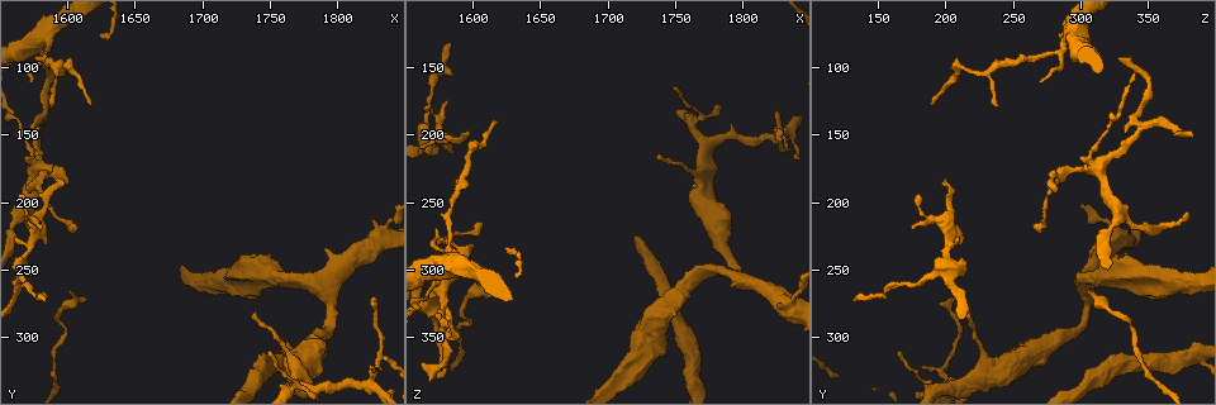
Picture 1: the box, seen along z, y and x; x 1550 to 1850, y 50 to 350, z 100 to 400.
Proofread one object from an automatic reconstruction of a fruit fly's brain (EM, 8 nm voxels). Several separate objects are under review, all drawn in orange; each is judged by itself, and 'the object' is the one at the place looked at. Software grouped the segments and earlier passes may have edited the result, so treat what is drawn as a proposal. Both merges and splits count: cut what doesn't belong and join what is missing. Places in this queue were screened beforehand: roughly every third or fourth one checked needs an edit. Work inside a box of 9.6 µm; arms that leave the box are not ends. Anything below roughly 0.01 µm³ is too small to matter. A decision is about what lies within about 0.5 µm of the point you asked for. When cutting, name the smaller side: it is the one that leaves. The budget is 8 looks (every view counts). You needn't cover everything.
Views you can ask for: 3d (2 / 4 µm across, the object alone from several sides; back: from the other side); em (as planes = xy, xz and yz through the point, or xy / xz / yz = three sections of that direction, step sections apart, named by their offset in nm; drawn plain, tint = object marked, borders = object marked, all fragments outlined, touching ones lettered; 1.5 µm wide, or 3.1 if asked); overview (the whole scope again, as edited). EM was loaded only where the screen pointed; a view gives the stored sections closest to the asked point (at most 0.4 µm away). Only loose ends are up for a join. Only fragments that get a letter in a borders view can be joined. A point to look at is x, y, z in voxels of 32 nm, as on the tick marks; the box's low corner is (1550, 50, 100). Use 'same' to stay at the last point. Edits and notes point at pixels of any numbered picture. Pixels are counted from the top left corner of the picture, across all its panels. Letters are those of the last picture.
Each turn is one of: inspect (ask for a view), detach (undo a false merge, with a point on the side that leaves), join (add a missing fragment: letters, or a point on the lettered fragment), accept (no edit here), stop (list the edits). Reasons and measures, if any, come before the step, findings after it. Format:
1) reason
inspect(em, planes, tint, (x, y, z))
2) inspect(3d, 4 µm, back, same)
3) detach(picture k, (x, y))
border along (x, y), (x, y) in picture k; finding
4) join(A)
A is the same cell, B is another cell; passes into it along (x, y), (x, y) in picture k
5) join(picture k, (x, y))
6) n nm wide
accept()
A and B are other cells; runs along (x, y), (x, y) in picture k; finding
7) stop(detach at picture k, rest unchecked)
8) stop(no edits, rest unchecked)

calibre changes
inspect(em, yz, step 4, borders, (1766, 314, 388))

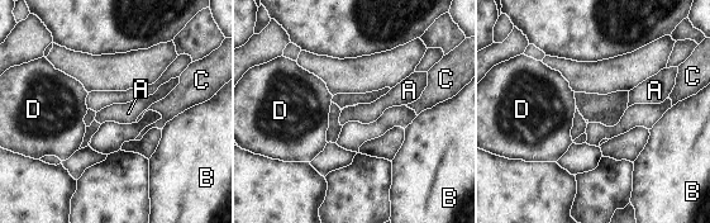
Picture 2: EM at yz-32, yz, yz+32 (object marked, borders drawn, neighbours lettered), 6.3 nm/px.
inspect(em, planes, borders, same)

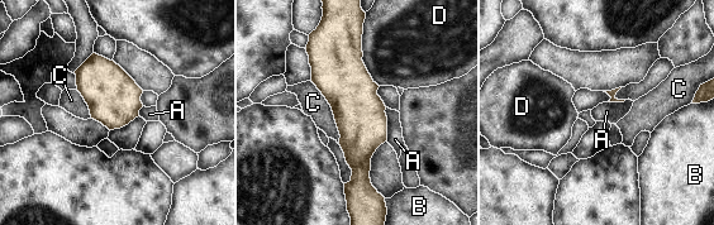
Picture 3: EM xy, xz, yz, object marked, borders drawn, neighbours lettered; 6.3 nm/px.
320 nm wide
accept()
A, B, C and D are other cells; runs along (351, 36), (363, 187) in picture 3; one cell here

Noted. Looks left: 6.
tapers out
inspect(3d, 2 µm, (1570, 206, 380))

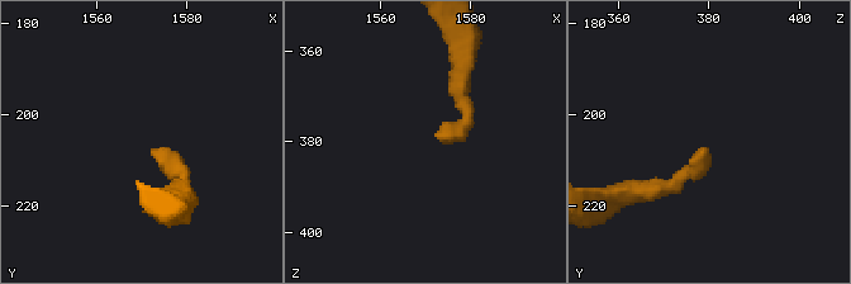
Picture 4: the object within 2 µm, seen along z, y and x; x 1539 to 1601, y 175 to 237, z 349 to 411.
need the tissue
inspect(em, xy, step 8, borders, (1572, 208, 378))

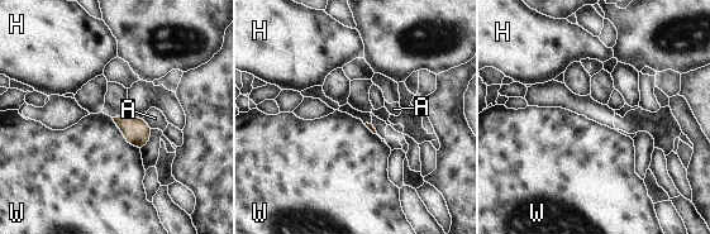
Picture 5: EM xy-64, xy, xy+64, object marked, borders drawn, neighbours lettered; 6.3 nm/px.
inspect(em, planes, borders, same)

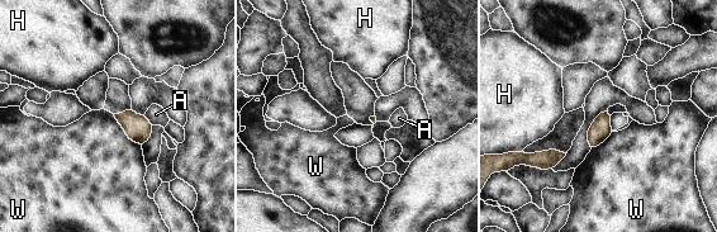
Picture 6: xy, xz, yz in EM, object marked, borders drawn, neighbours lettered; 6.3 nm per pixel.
W touches over 260 nm
accept()
A, H and W are other cells; no lettered fragment goes on from it

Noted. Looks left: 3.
free end
inspect(em, xz, step 4, tint, (1598, 184, 200))

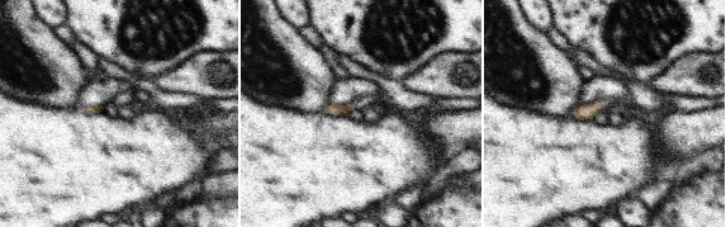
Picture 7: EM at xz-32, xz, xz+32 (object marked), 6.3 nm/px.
inspect(em, planes, borders, same)

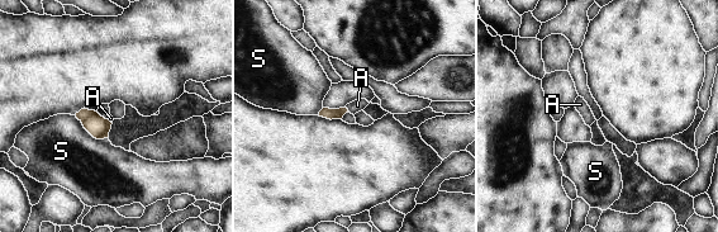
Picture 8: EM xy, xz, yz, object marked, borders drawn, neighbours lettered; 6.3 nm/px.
join(A)
A is the same cell, S is another cell; passes into it along (327, 113), (347, 109), (357, 105) in picture 8; the cell continues

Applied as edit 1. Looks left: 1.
stop(join at picture 8, rest unchecked)

